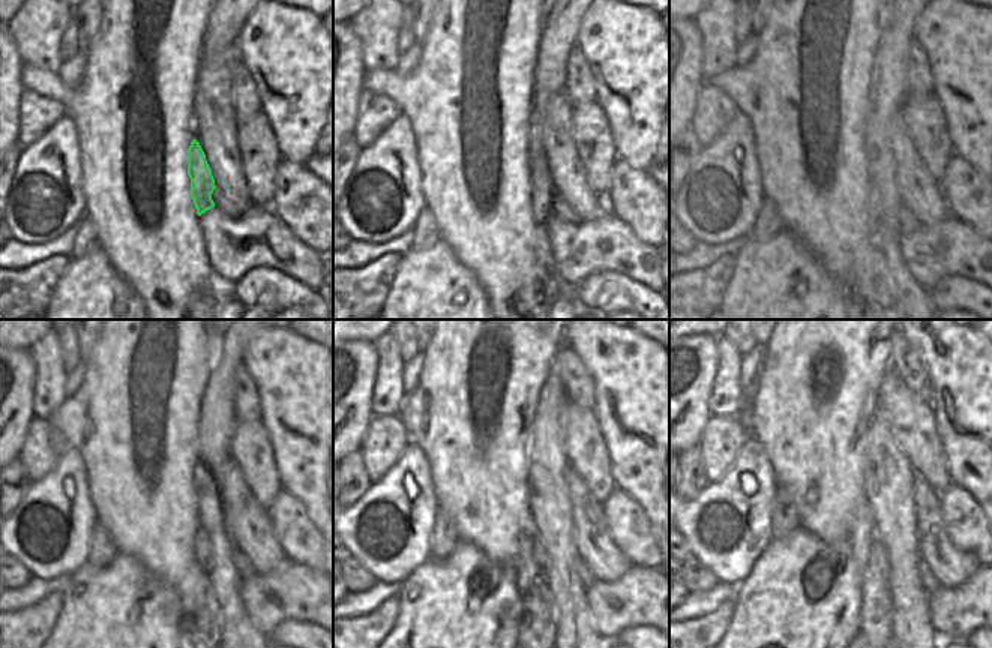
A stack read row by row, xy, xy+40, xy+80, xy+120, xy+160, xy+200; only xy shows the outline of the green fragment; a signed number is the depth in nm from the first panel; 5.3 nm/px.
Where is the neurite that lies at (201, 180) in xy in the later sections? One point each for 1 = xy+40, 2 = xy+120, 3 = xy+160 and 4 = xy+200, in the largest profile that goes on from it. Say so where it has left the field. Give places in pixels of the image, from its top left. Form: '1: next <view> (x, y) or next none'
1: next xy+40 (541, 186)
2: next xy+120 (201, 549)
3: next xy+160 (539, 551)
4: next xy+200 (878, 552)

